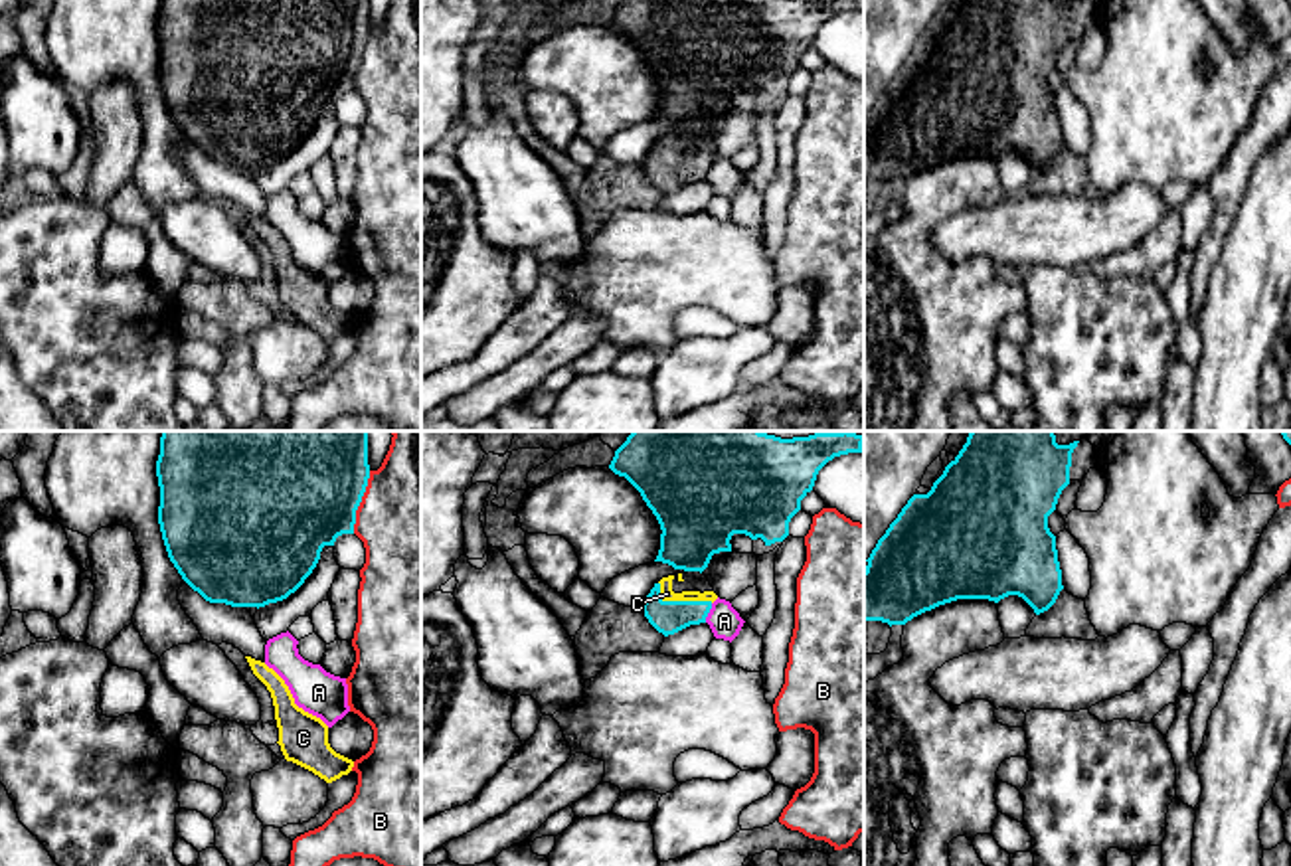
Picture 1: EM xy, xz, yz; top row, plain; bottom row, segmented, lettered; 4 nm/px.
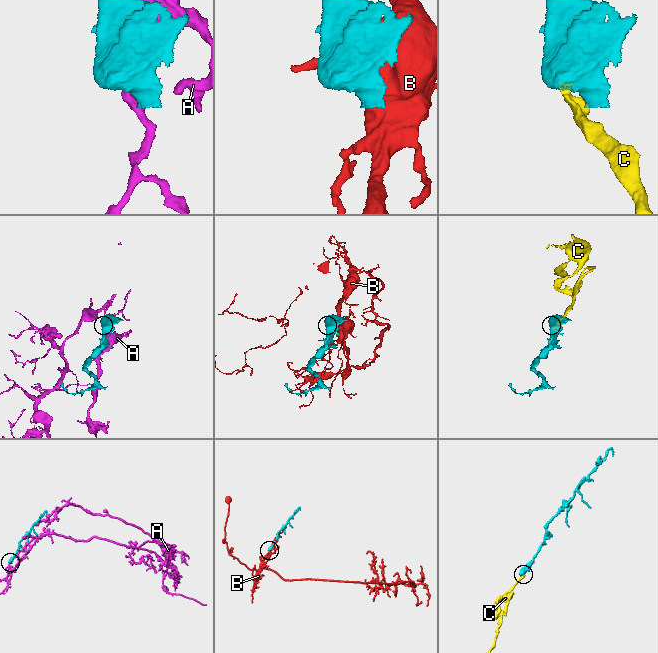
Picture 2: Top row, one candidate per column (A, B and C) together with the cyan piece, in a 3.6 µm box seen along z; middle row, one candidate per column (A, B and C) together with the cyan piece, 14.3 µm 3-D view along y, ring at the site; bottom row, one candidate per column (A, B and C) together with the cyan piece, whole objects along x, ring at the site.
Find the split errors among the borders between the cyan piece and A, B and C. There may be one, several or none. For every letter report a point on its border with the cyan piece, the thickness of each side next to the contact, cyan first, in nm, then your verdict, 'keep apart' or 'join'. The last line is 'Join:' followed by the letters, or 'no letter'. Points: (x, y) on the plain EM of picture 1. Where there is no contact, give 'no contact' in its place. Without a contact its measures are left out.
A: xz (708, 169) | 140/130 nm | keep apart
B: xy (360, 58) | 440/500 nm | keep apart
C: xz (679, 159) | 140/60 nm | join
Join: C

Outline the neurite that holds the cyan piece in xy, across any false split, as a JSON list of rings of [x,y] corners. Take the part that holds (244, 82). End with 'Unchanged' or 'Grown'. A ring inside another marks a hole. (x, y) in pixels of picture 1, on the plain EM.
[[[160,0],[158,81],[170,119],[210,160],[265,164],[295,150],[324,103],[354,91],[356,67],[370,36],[368,0]]]. Unchanged

